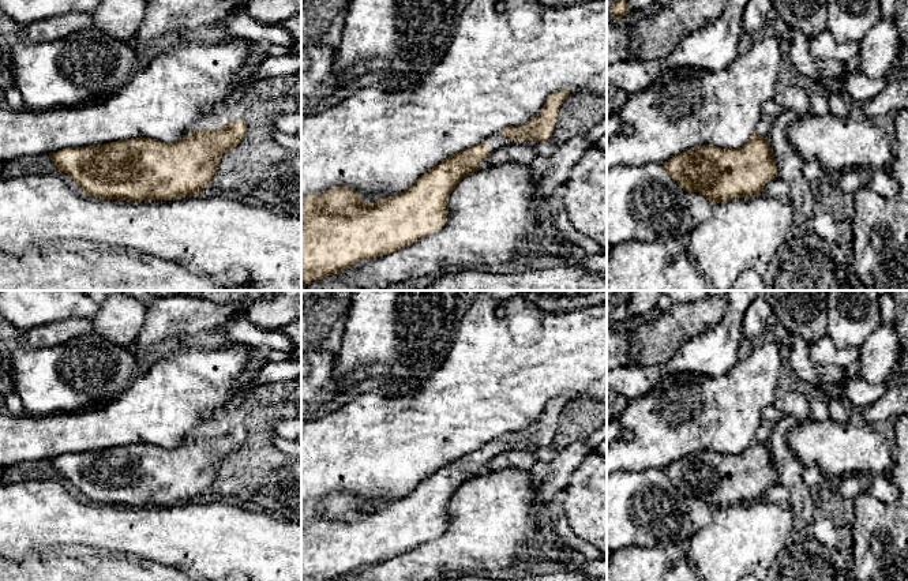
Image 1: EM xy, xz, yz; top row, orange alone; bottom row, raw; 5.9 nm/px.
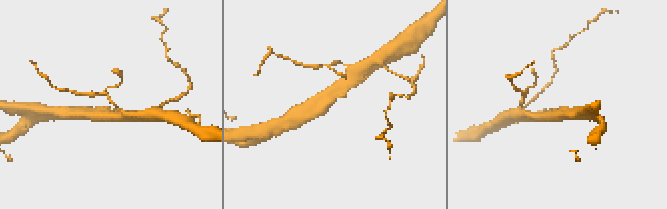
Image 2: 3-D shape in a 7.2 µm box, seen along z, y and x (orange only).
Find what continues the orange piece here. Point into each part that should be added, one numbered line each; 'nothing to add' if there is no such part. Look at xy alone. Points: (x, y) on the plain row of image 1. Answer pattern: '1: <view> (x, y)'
1: xy (231, 416)

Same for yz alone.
1: yz (764, 433)

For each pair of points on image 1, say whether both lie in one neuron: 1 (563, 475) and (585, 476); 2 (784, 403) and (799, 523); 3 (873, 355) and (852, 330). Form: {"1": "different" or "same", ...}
{"1": "different", "2": "same", "3": "same"}

